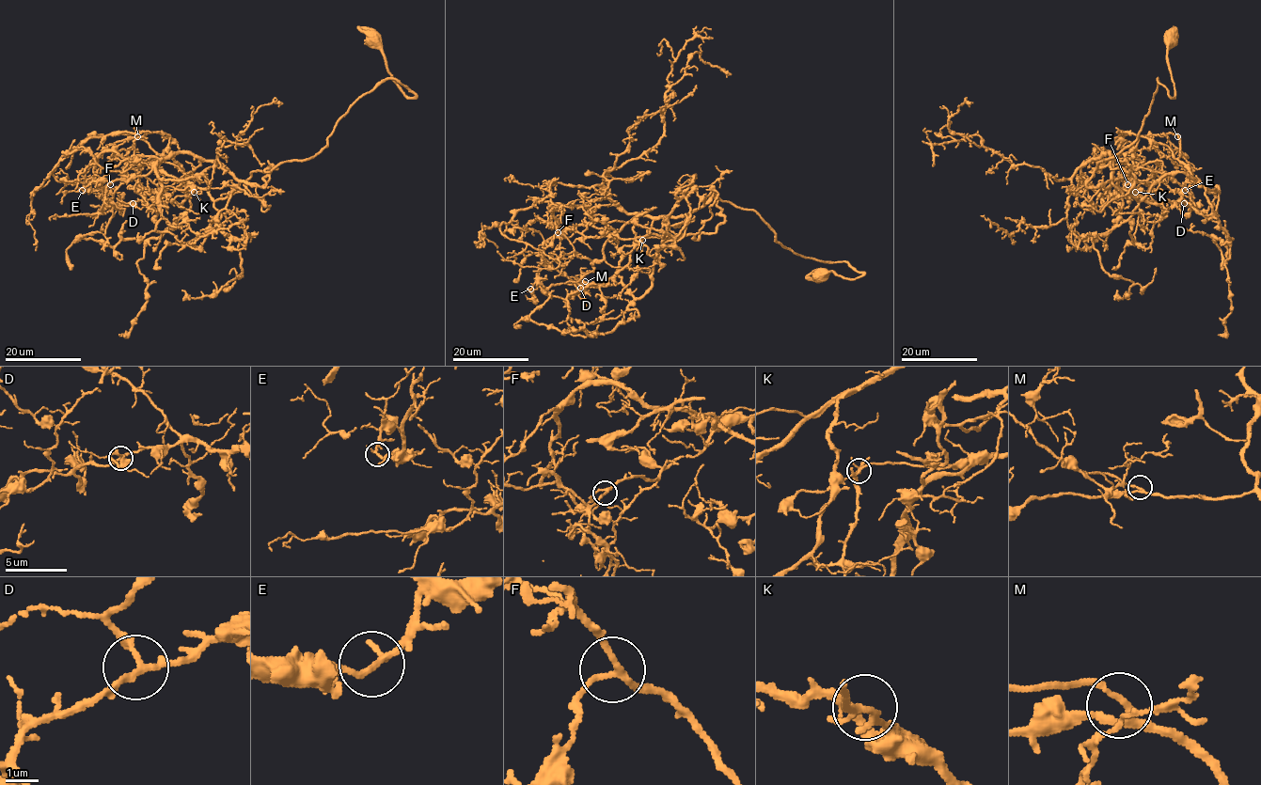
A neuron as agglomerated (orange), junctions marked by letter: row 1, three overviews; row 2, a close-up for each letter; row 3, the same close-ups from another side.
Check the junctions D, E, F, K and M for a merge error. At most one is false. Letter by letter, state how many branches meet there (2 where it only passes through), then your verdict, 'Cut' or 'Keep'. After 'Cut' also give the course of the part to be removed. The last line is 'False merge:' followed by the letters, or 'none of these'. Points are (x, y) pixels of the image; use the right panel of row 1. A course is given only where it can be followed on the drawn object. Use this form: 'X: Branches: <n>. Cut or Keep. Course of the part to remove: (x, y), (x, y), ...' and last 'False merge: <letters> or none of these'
D: Branches: 3. Keep
E: Branches: 3. Keep
F: Branches: 3. Keep
K: Branches: 3. Cut. Course of the part to remove: (1135, 192), (1112, 182), (1132, 168), (1125, 155), (1128, 151), (1172, 189), (1187, 189), (1185, 169), (1171, 160)
M: Branches: 3. Keep
False merge: K

